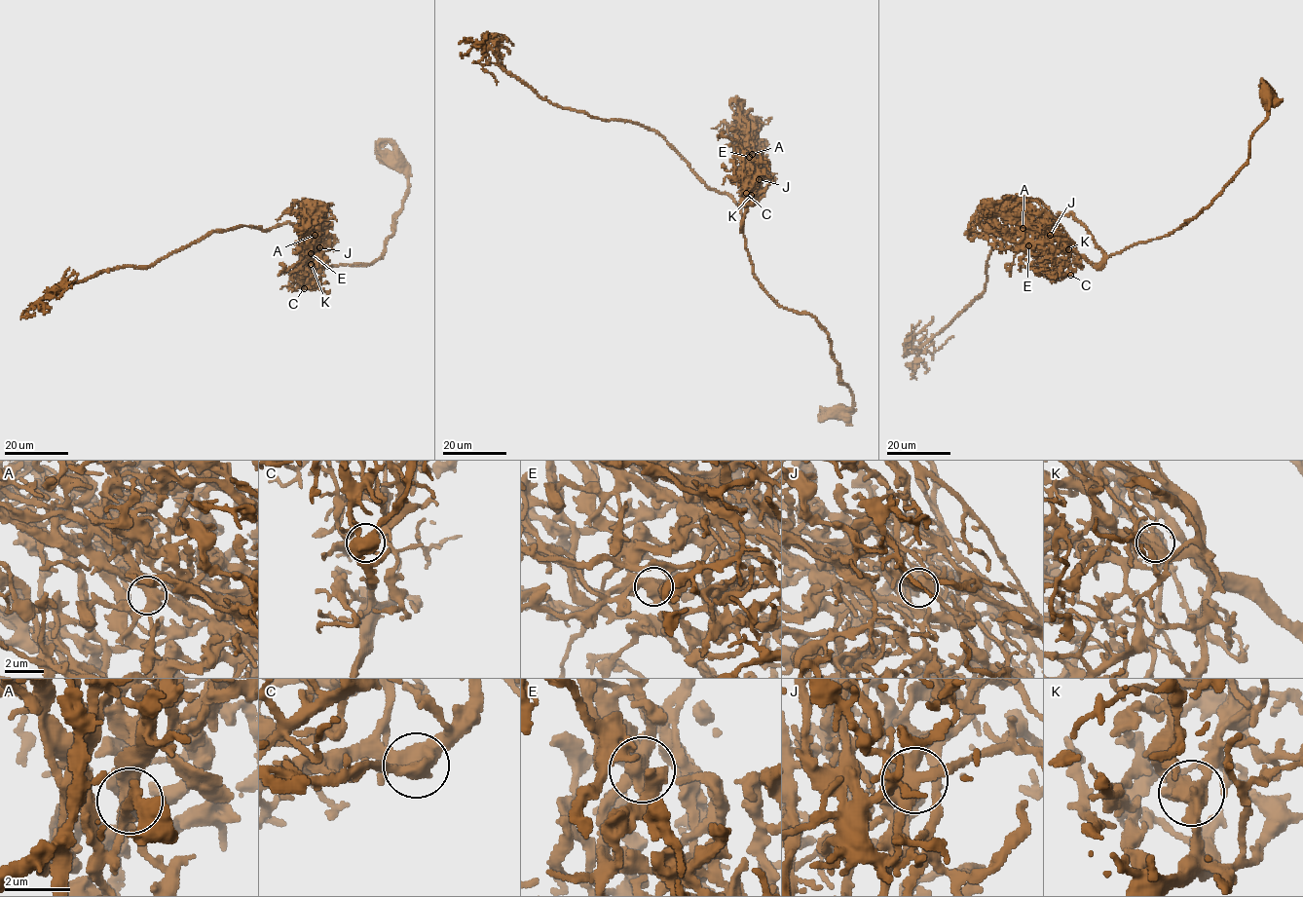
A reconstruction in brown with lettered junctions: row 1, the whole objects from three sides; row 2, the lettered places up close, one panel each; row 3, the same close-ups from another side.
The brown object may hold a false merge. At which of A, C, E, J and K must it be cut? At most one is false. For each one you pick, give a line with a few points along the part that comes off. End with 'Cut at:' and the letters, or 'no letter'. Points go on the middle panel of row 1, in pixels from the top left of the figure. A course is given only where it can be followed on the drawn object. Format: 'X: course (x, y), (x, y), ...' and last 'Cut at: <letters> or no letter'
Cut at: no letter

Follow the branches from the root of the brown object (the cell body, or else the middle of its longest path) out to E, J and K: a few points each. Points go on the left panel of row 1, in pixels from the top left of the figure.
E: (393, 159), (407, 179), (408, 194), (382, 256), (365, 265), (310, 268), (301, 280), (316, 263), (311, 253)
J: (393, 159), (407, 179), (408, 194), (382, 256), (365, 265), (310, 268), (300, 275), (300, 280), (319, 247)
K: (393, 159), (407, 179), (408, 194), (382, 256), (365, 265), (310, 268), (300, 275), (300, 280), (311, 264)

